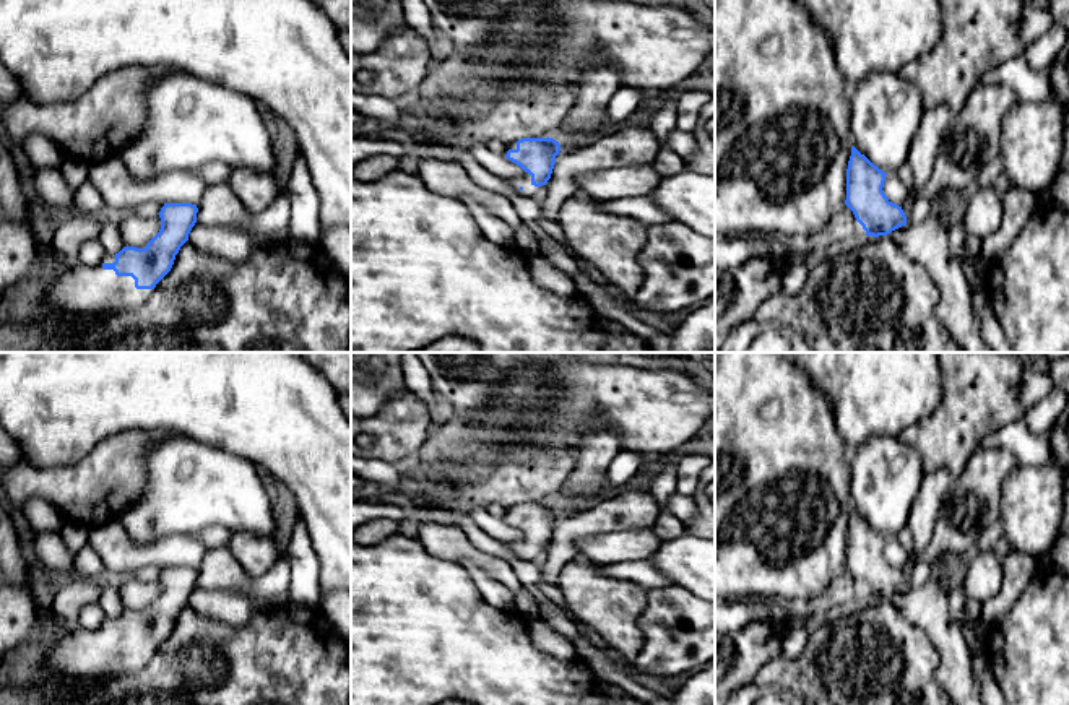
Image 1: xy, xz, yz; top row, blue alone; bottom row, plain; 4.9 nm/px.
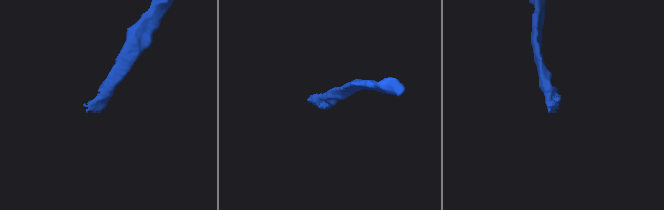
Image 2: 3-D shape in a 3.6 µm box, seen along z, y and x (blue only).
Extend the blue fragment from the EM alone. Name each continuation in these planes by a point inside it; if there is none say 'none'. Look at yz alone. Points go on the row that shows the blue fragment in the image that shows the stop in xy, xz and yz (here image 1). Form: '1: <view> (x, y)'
none

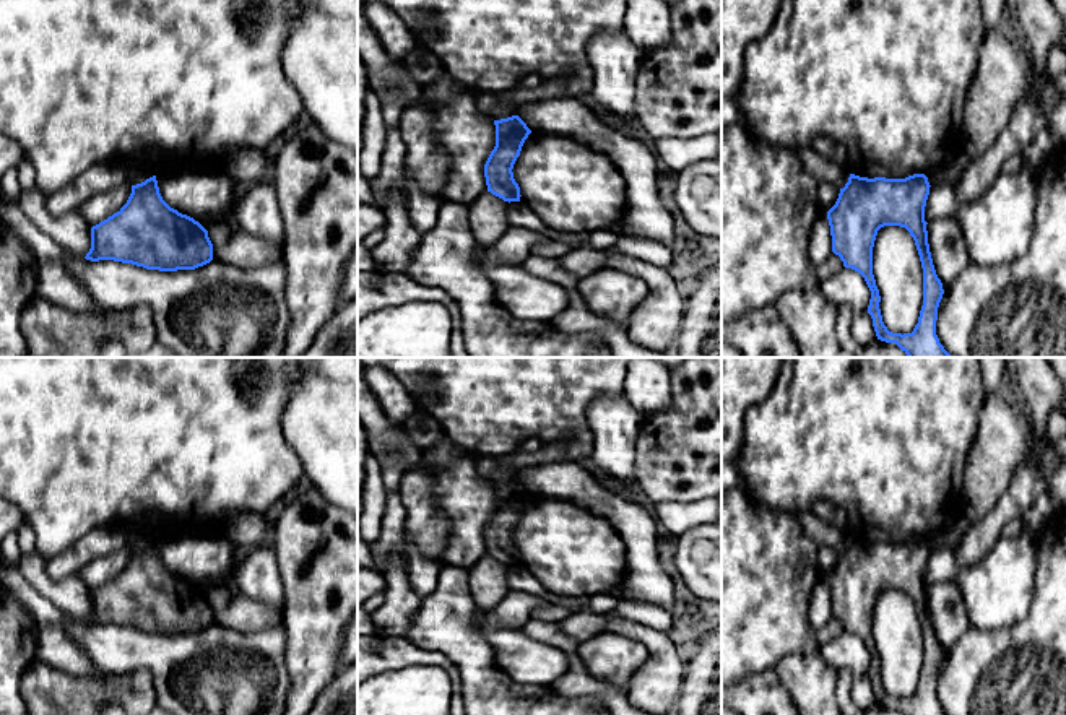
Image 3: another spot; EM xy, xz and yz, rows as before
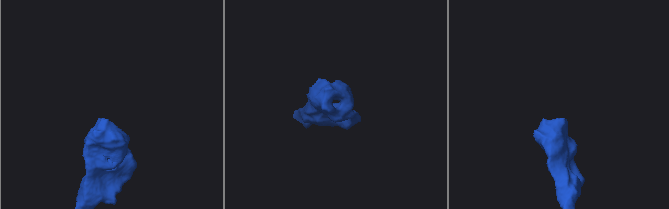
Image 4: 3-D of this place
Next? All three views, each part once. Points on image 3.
none

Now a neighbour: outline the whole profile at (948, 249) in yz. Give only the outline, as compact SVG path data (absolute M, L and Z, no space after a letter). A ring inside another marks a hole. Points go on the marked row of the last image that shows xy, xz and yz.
M954 214L928 223L926 231L933 265L942 283L944 297L951 283L968 265L965 240Z

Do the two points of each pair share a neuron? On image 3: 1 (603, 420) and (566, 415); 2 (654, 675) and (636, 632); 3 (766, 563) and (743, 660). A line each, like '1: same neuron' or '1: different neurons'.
1: different neurons
2: same neuron
3: same neuron

